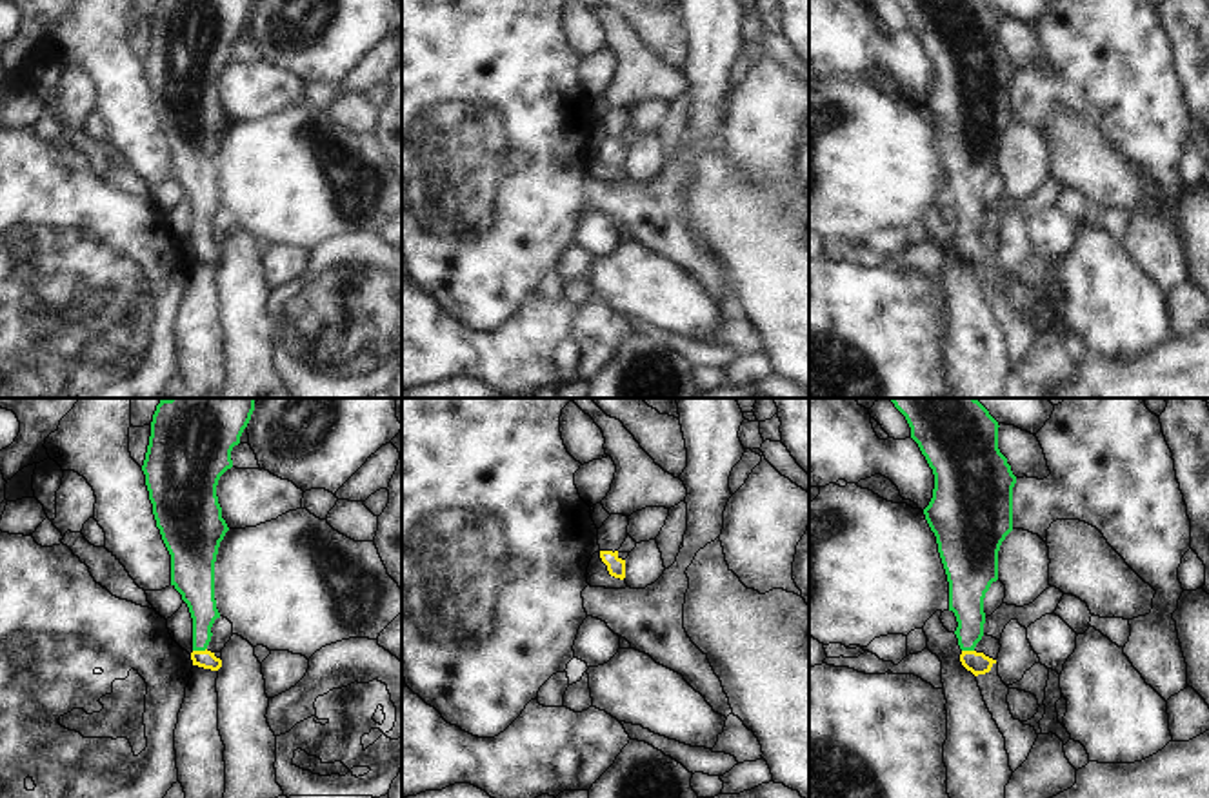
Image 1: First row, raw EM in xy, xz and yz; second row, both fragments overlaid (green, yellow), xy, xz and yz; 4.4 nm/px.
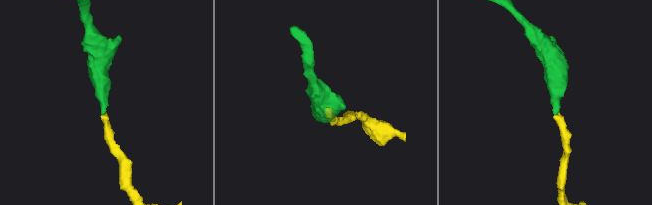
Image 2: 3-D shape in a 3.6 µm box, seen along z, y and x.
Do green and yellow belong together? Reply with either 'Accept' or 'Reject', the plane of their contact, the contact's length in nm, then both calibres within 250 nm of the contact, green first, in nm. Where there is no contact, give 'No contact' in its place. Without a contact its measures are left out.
Accept. Touches green in xy. Shared border 70 nm. Thickness 140 nm (green) against 80 nm.

